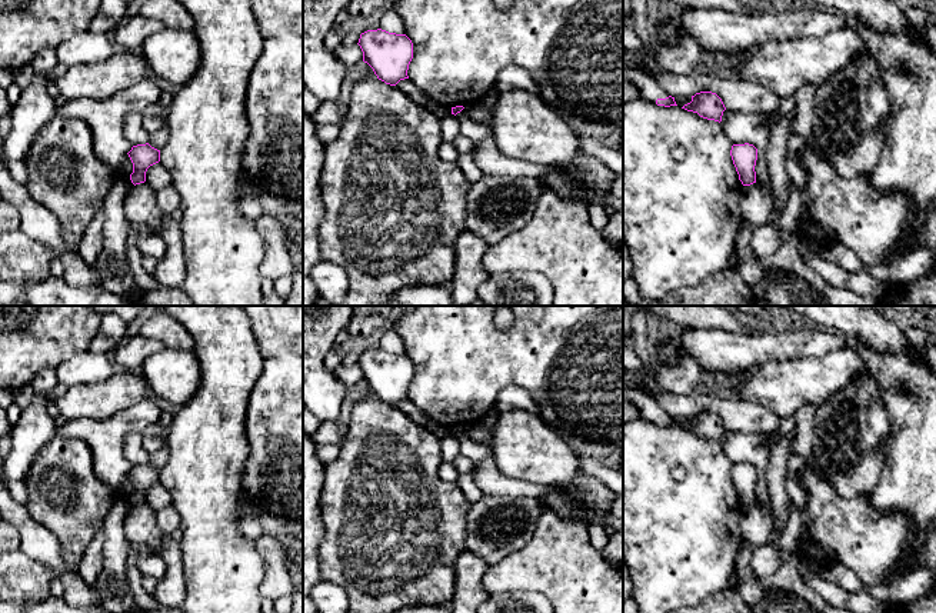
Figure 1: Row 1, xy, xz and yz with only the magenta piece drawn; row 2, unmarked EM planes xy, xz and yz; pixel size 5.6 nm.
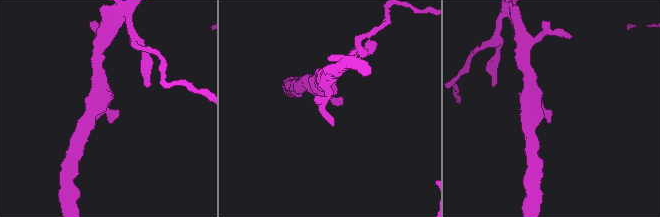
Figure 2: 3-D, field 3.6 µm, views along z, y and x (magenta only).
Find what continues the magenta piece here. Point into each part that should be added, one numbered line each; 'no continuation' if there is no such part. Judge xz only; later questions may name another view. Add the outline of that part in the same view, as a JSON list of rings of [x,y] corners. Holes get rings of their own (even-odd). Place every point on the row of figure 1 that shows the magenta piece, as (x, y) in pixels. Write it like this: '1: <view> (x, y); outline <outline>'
no continuation

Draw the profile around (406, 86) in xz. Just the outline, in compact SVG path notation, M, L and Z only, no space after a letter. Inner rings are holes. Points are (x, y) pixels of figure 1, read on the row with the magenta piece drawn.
M410 79L400 80L394 87L422 107L426 107L430 101L430 99L419 87L416 87Z

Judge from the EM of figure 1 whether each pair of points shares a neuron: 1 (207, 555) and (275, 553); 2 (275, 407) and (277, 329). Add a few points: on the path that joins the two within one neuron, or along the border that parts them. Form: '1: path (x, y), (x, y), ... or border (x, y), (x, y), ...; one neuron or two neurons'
1: border (253, 540), (263, 563), (263, 582), (260, 587); two neurons
2: path (277, 387), (277, 349); one neuron

